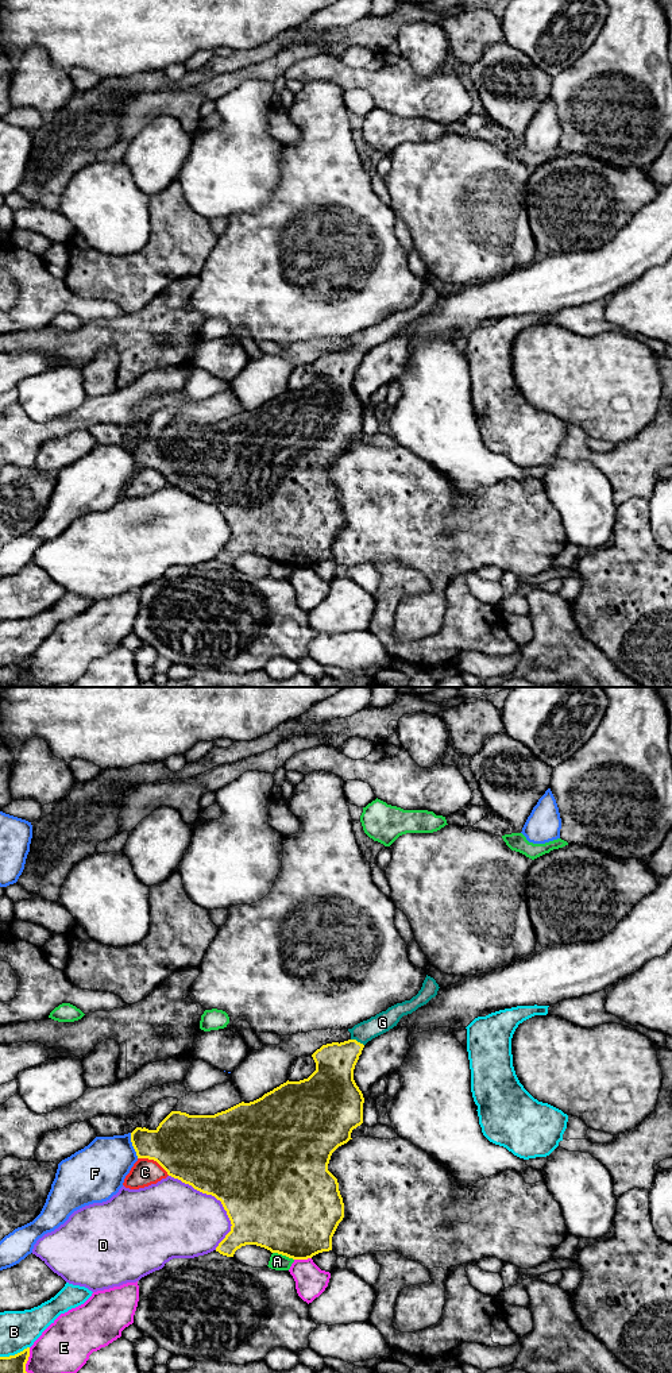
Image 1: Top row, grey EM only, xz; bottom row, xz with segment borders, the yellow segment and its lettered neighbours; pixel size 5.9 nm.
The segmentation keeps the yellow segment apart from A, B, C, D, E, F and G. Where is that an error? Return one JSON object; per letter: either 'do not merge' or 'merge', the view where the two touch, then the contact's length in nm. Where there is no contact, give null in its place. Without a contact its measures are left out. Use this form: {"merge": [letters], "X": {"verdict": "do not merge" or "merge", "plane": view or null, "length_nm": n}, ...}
{"merge": ["G"], "A": {"verdict": "do not merge", "plane": "xz", "length_nm": 140}, "B": {"verdict": "do not merge", "plane": "xz", "length_nm": 190}, "C": {"verdict": "do not merge", "plane": "xz", "length_nm": 220}, "D": {"verdict": "do not merge", "plane": "xz", "length_nm": 550}, "E": {"verdict": "do not merge", "plane": "xz", "length_nm": 110}, "F": {"verdict": "do not merge", "plane": "xz", "length_nm": 160}, "G": {"verdict": "merge", "plane": "xz", "length_nm": 90}}

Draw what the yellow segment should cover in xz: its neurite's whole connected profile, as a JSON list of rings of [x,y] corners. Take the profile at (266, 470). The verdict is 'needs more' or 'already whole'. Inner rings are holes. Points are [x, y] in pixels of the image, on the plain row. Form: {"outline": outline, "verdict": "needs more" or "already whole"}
{"outline": [[[426,284],[421,298],[410,309],[397,312],[348,338],[348,350],[323,354],[312,363],[316,379],[308,387],[287,389],[254,410],[242,410],[215,424],[171,420],[155,439],[136,436],[131,441],[131,451],[138,467],[157,470],[169,485],[221,510],[232,533],[216,556],[223,564],[233,566],[246,554],[256,554],[293,568],[308,568],[332,559],[332,545],[344,527],[344,512],[337,487],[328,479],[328,473],[332,462],[352,448],[352,439],[363,432],[364,406],[354,389],[355,374],[368,350],[397,335],[403,324],[426,313],[439,297],[436,289]]], "verdict": "needs more"}

